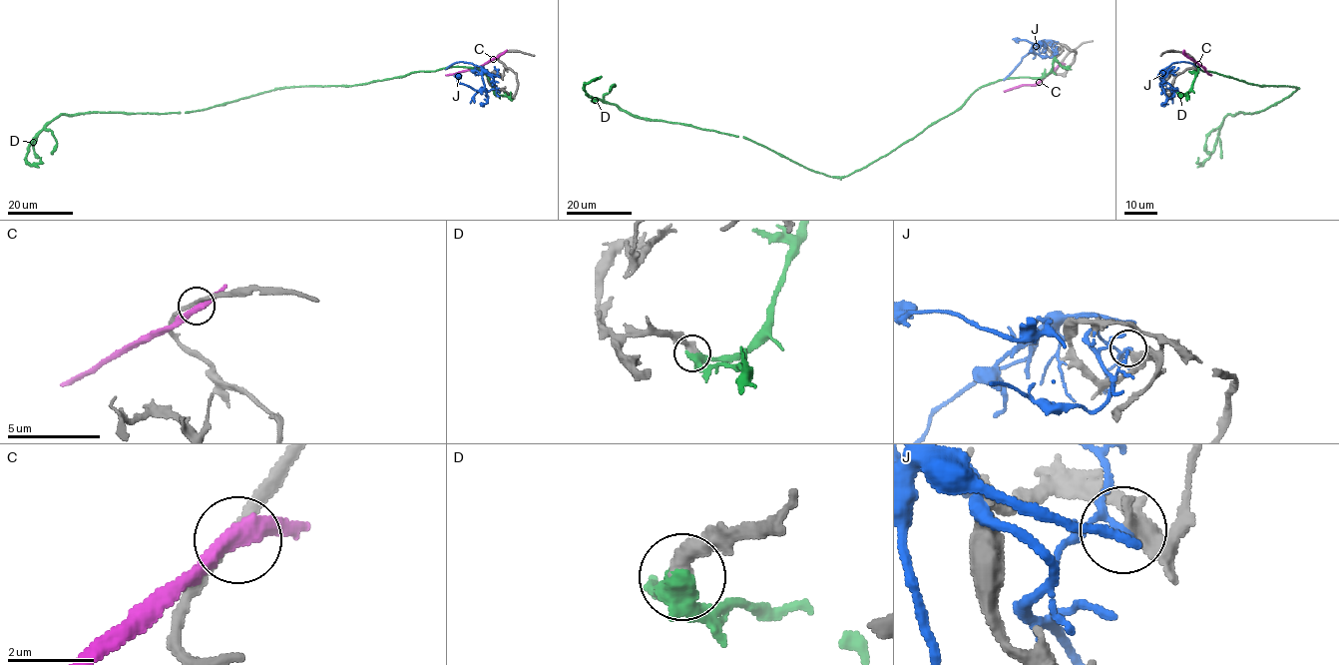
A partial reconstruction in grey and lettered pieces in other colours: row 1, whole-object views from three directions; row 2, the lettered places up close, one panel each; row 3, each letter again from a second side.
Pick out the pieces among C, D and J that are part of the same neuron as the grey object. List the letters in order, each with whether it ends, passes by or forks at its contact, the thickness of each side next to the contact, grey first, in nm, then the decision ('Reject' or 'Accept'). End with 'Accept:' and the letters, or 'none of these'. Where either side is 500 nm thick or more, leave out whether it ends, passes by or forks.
C: It passes by. Thickness 200 nm (grey) against 400 nm. Reject
D: It passes by. Thickness 360 nm (grey) against 440 nm. Accept
J: It passes by. Thickness 400 nm (grey) against 140 nm. Reject
Accept: D

